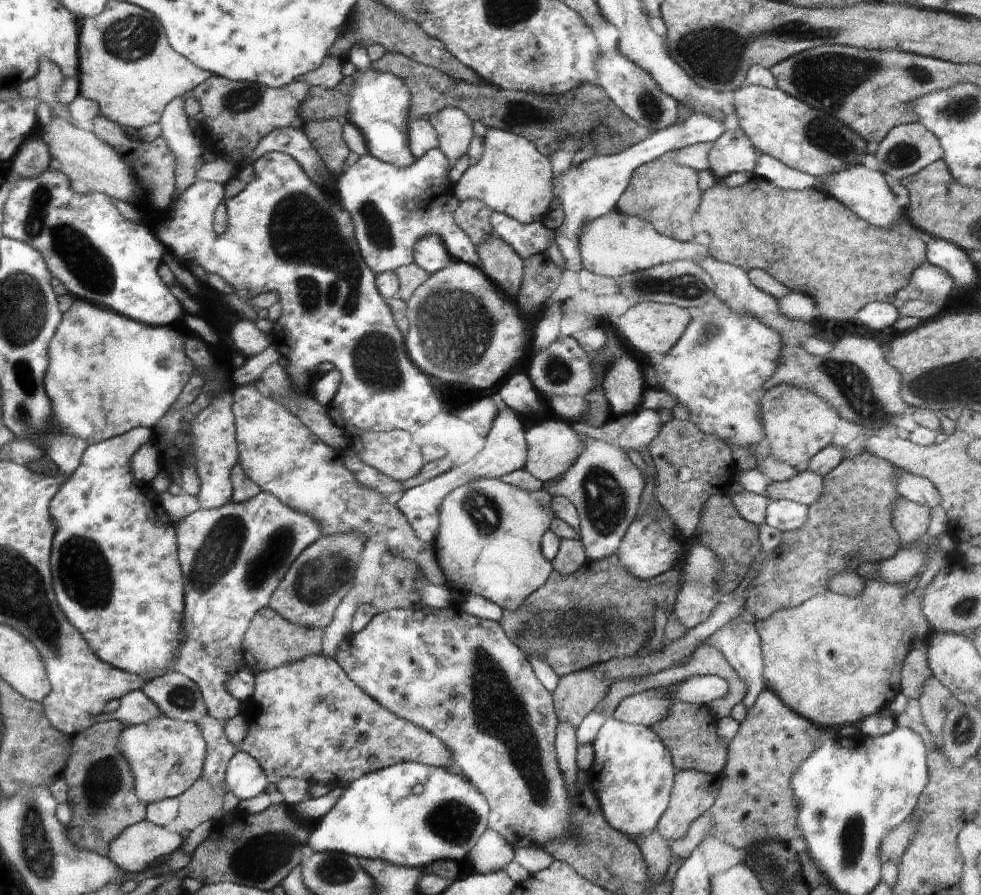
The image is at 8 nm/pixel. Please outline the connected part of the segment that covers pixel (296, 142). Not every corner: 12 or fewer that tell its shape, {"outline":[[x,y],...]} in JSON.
{"outline":[[302,128],[276,129],[242,165],[278,151],[295,158],[311,179],[325,164]]}

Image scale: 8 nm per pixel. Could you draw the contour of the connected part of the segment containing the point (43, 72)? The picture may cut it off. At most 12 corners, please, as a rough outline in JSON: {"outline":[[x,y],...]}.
{"outline":[[44,58],[34,75],[38,99],[46,102],[54,117],[68,118],[66,106],[56,98],[63,72]]}

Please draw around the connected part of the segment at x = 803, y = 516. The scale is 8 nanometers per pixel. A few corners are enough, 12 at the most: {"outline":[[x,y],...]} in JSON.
{"outline":[[779,499],[765,523],[779,531],[799,529],[807,519],[804,503]]}

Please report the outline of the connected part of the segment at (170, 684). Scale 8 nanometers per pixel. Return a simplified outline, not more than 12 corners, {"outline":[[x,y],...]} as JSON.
{"outline":[[176,671],[141,691],[168,718],[208,715],[199,685]]}

